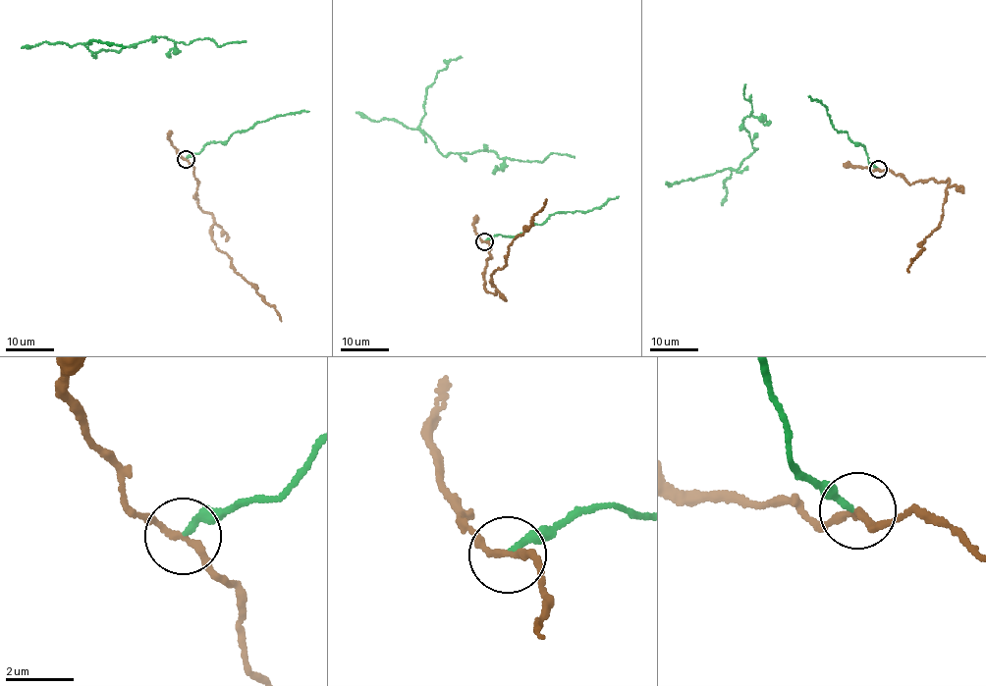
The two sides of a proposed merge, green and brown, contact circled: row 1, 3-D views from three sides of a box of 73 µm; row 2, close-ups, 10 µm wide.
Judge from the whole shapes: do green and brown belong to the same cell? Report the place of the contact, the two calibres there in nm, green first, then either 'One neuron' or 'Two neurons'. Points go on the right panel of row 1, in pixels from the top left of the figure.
Place: (878, 169). Thickness 200 nm (green) against 180 nm. Two neurons

